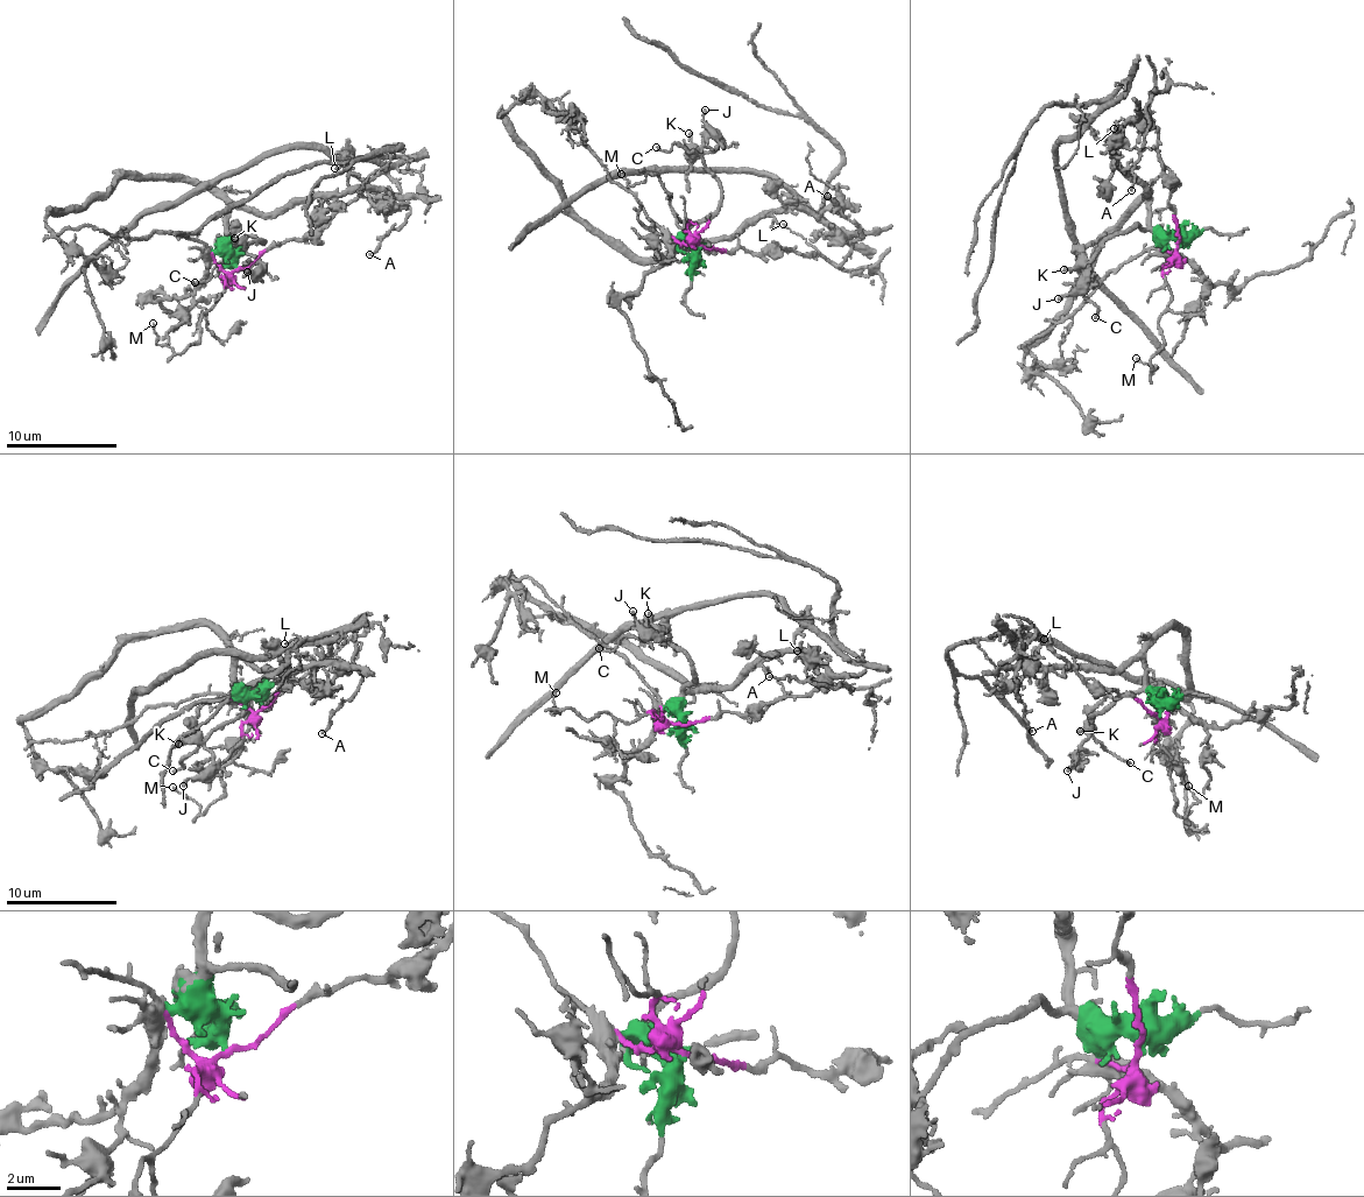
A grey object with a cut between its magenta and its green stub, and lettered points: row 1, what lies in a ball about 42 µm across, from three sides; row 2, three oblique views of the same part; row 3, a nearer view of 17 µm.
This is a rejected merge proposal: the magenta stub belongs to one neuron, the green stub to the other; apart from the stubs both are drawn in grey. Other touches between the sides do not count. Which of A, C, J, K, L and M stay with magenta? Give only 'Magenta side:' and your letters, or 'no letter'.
Magenta side: A, L, M

